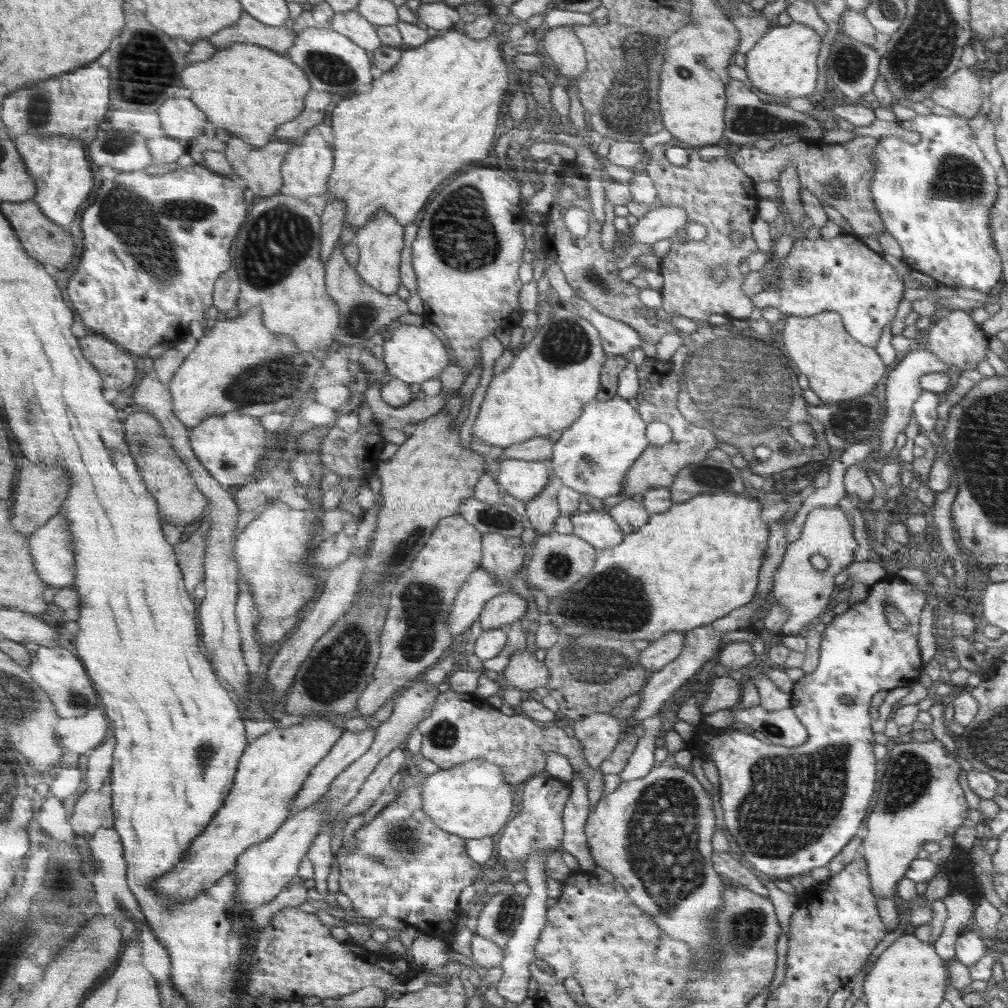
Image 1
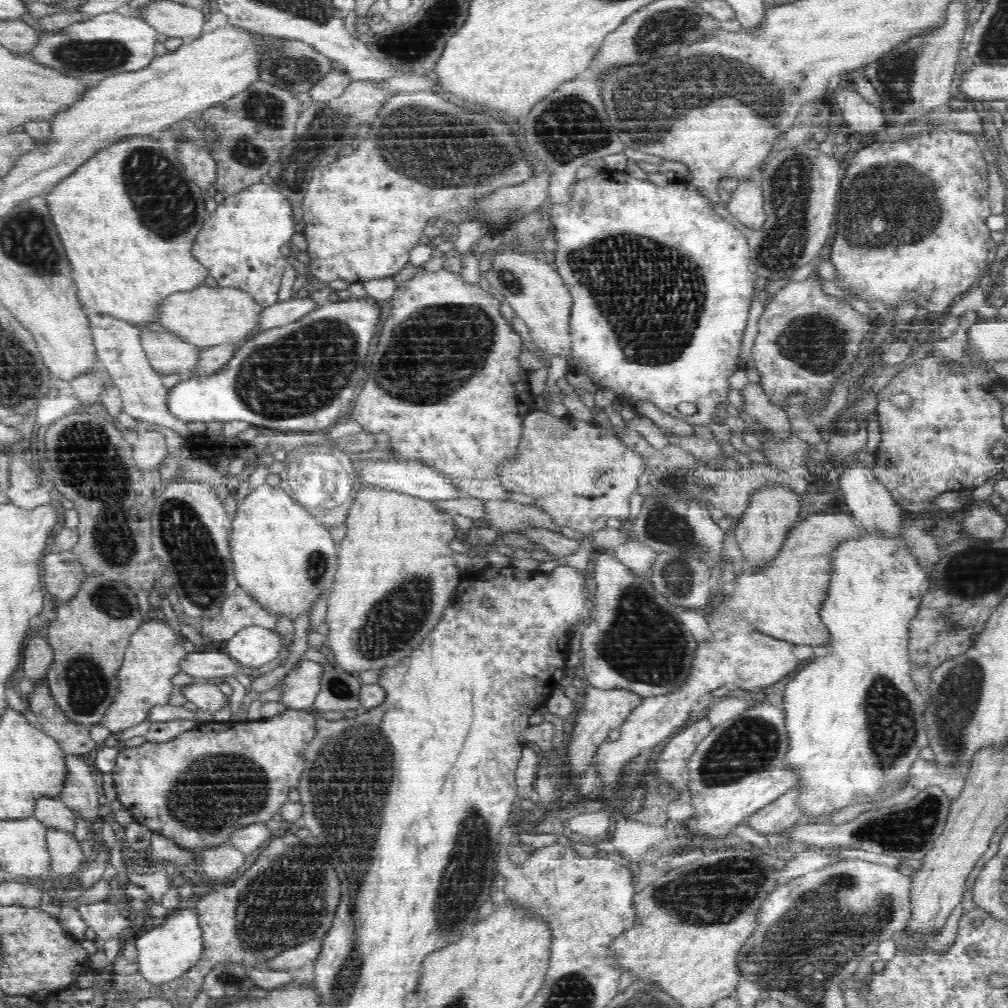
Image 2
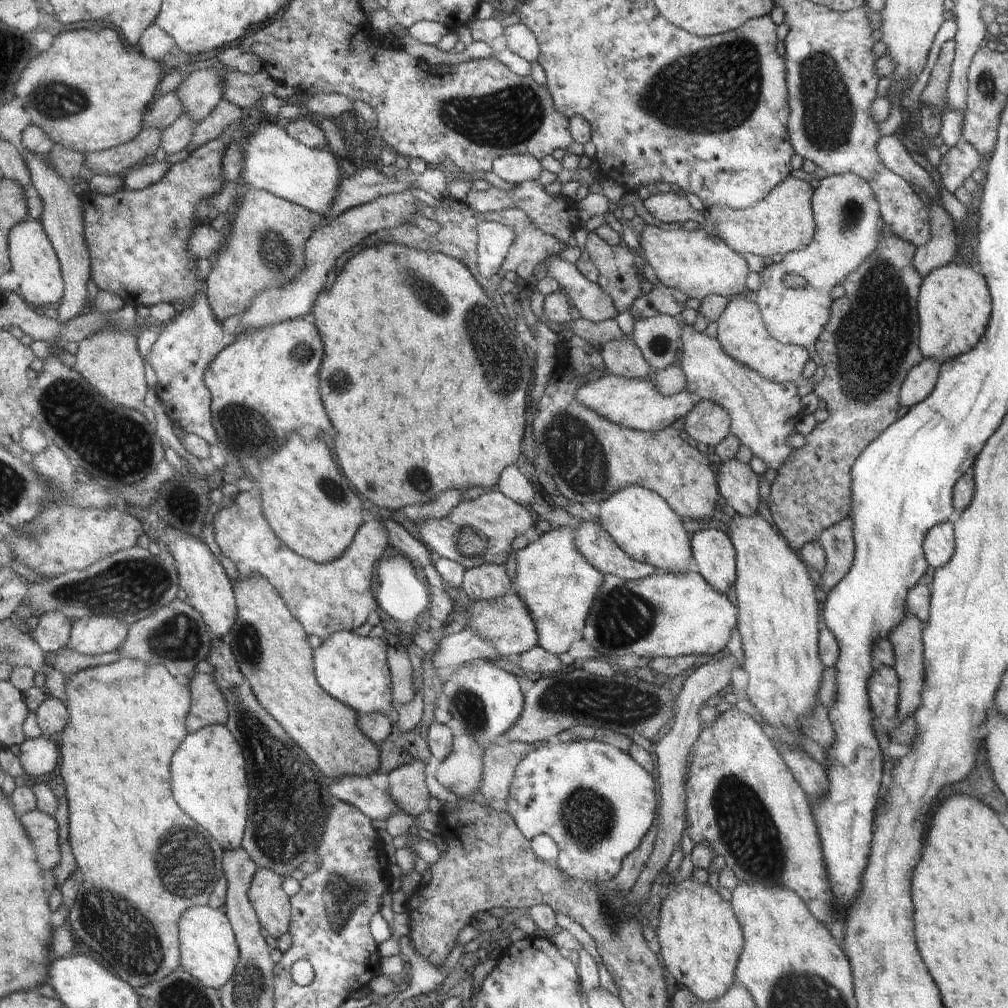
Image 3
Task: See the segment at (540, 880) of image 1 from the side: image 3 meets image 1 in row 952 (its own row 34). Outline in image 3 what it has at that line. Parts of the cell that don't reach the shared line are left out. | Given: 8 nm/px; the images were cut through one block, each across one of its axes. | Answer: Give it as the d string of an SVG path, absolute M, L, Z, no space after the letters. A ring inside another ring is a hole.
M518 22L506 26L503 30L503 36L510 52L514 52L531 63L540 58L540 47L535 34L525 24Z

